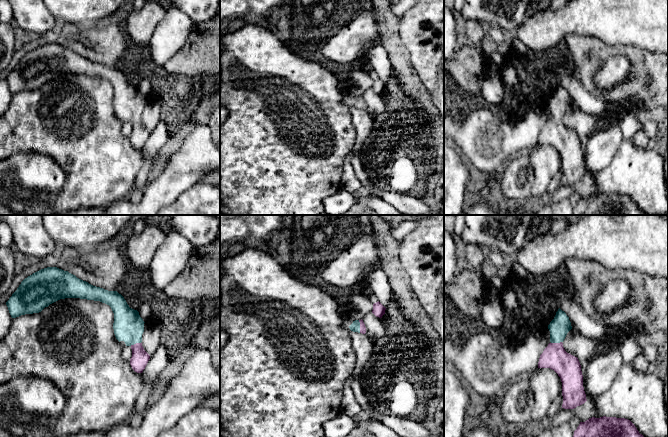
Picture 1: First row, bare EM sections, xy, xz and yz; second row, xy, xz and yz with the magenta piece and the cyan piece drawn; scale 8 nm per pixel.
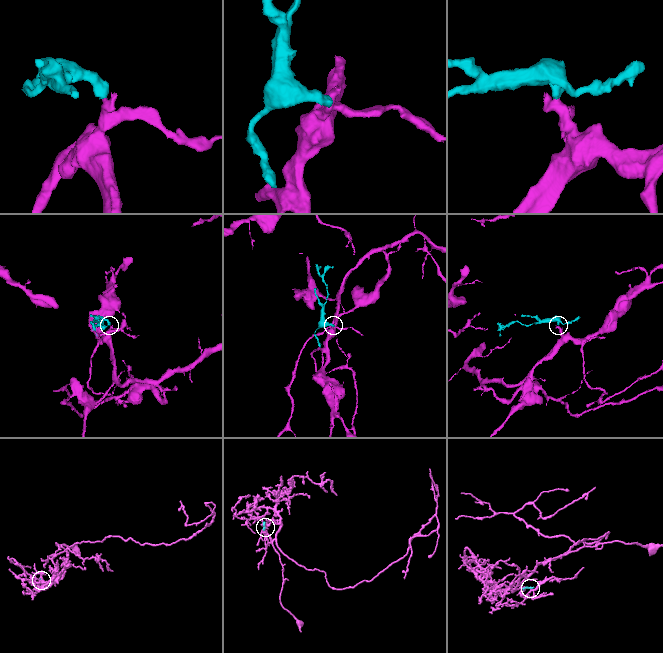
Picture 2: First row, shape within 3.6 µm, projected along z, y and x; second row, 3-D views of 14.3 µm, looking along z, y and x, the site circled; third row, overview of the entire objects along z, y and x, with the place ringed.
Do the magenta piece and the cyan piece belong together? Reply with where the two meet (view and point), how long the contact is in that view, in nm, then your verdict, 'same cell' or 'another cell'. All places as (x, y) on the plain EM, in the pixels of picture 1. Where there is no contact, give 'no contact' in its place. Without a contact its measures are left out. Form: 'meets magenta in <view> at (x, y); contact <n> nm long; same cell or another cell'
meets magenta in xz at (360, 102); contact 110 nm long; same cell

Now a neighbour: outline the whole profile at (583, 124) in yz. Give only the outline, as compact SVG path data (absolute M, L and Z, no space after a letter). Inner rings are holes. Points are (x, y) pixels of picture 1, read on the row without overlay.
M573 105L567 109L563 117L563 123L567 129L577 133L579 138L584 140L588 140L601 125L598 117L583 113Z

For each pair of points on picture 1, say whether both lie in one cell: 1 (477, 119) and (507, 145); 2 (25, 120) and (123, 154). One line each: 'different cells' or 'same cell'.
1: same cell
2: same cell

